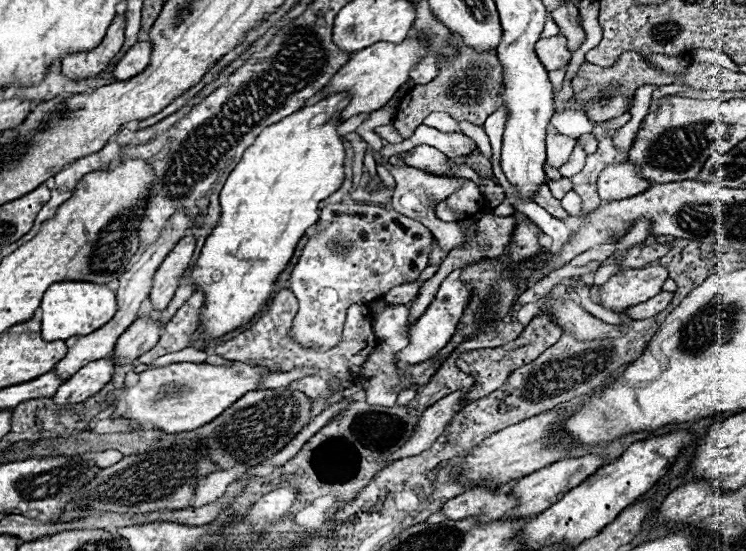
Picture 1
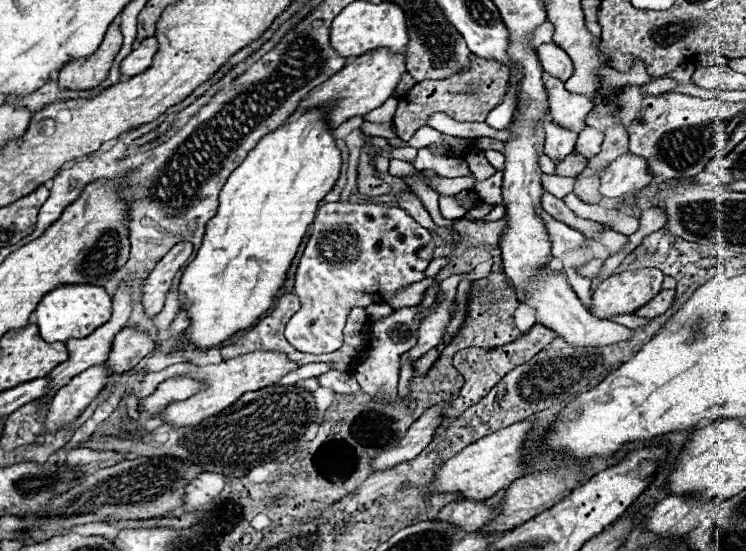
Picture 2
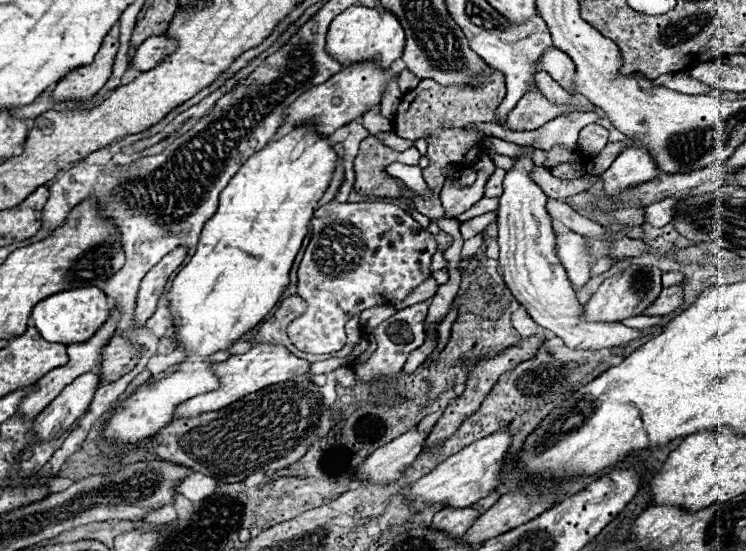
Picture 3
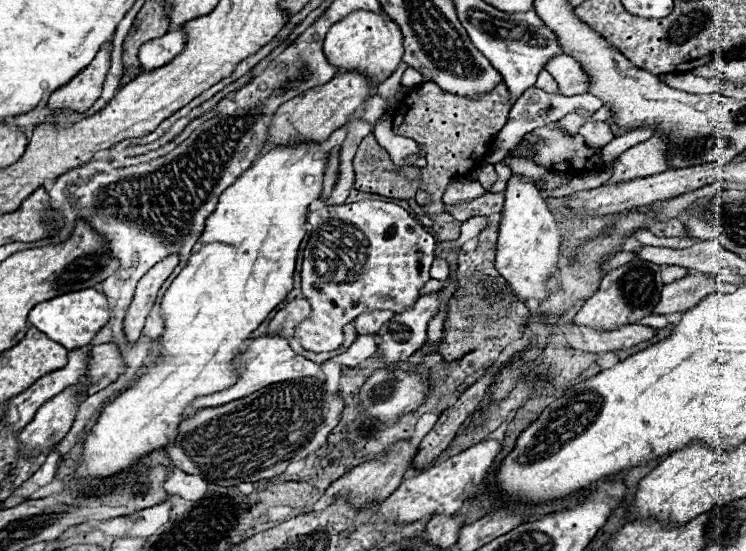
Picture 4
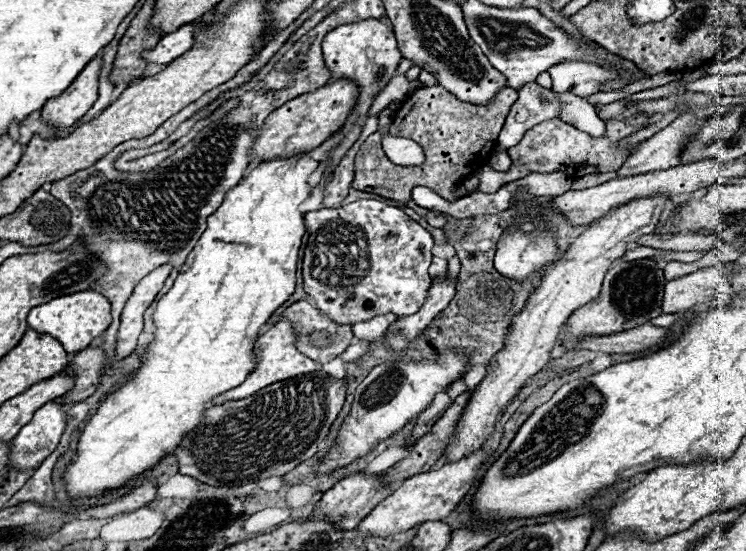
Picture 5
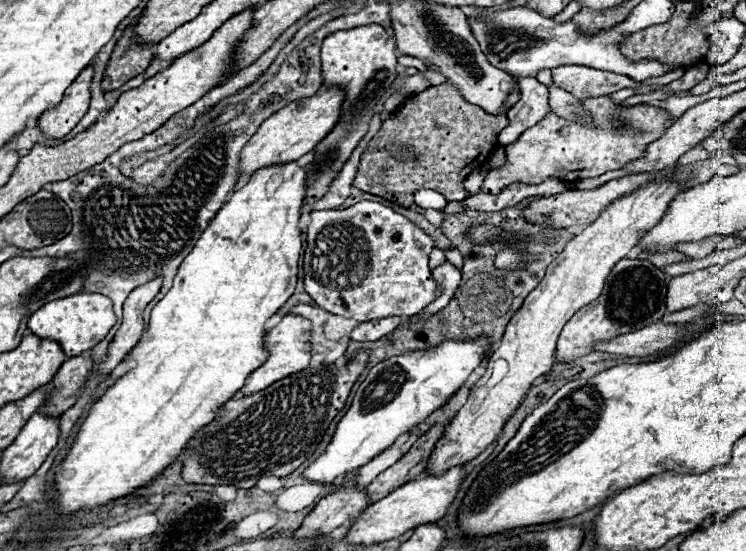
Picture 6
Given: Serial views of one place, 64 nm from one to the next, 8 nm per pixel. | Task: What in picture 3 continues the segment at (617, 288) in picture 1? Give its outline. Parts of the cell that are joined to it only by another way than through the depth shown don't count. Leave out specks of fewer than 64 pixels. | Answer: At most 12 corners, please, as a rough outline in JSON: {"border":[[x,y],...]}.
{"border":[[628,266],[584,306],[590,322],[640,316],[662,292],[662,270]]}

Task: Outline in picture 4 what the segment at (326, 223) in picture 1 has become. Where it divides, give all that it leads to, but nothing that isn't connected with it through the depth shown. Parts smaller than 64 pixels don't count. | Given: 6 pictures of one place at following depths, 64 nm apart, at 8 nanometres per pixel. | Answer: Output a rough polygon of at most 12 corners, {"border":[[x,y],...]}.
{"border":[[382,200],[308,214],[304,350],[342,346],[370,310],[400,314],[436,238]]}

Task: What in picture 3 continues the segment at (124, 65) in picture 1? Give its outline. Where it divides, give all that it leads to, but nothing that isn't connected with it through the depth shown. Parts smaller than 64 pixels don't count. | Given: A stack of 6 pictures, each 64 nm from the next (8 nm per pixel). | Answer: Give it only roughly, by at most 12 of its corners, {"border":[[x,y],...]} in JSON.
{"border":[[150,36],[128,60],[128,68],[146,72],[176,48],[166,36]]}

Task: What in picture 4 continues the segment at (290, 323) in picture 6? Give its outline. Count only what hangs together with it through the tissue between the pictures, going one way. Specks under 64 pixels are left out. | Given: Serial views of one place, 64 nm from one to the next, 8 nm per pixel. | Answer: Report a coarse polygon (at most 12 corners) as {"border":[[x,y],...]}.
{"border":[[254,338],[234,358],[238,380],[196,398],[188,414],[276,382],[325,375],[284,338]]}

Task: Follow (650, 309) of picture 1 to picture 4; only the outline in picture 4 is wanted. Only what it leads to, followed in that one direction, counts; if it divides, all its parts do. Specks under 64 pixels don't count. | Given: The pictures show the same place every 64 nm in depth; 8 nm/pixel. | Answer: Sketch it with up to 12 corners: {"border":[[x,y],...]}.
{"border":[[712,275],[666,284],[654,314],[692,308],[714,292]]}

